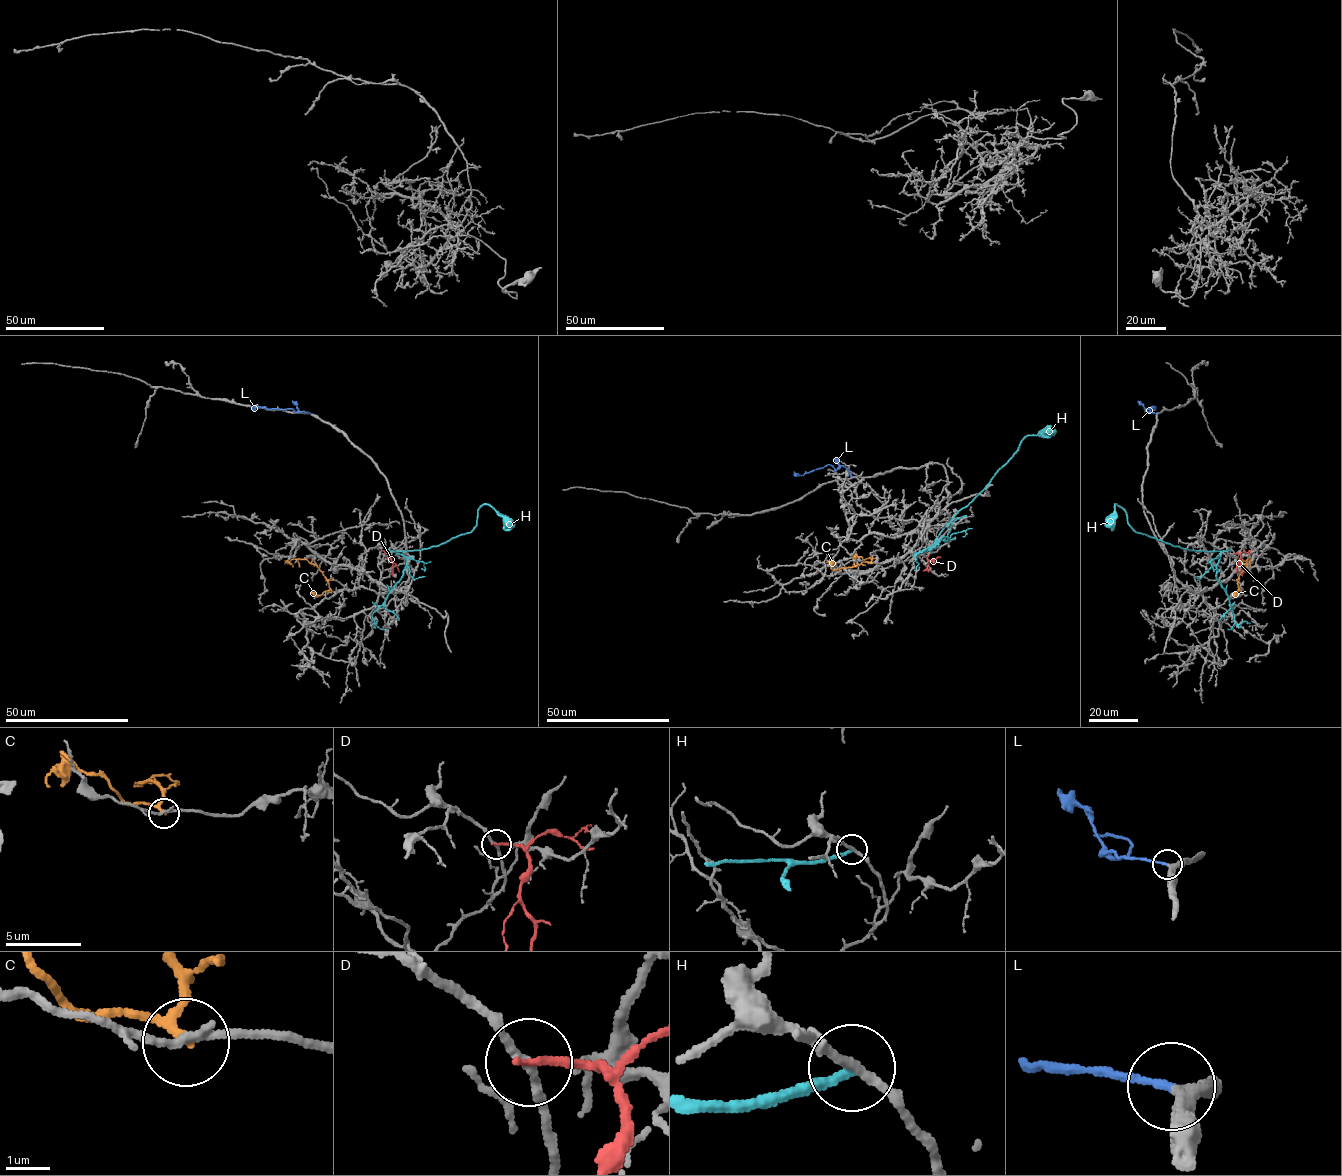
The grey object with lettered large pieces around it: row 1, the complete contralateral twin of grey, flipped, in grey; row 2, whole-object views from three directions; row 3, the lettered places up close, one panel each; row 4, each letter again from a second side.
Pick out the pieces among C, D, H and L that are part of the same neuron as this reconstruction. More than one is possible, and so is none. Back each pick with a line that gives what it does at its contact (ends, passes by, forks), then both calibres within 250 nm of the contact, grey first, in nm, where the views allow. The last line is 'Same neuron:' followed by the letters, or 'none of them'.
L: it ends there; 360 nm thick on the grey side, 200 nm on the other
Same neuron: L

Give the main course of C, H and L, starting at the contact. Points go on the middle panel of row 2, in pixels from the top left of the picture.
C: (871, 563), (868, 558), (858, 565), (833, 570), (832, 562), (834, 563)
H: (929, 551), (943, 528), (980, 492), (1026, 436), (1050, 432)
L: (851, 476), (841, 465), (835, 470), (827, 465), (802, 475), (794, 471)

